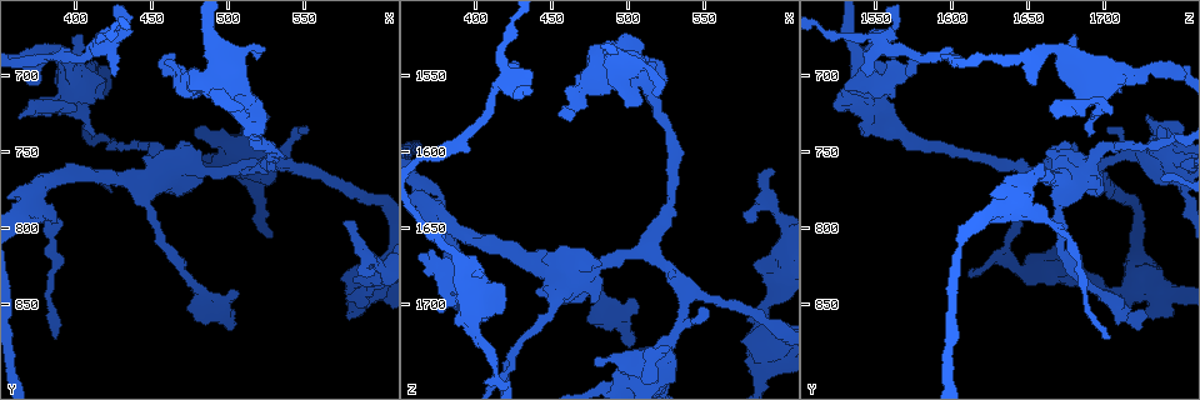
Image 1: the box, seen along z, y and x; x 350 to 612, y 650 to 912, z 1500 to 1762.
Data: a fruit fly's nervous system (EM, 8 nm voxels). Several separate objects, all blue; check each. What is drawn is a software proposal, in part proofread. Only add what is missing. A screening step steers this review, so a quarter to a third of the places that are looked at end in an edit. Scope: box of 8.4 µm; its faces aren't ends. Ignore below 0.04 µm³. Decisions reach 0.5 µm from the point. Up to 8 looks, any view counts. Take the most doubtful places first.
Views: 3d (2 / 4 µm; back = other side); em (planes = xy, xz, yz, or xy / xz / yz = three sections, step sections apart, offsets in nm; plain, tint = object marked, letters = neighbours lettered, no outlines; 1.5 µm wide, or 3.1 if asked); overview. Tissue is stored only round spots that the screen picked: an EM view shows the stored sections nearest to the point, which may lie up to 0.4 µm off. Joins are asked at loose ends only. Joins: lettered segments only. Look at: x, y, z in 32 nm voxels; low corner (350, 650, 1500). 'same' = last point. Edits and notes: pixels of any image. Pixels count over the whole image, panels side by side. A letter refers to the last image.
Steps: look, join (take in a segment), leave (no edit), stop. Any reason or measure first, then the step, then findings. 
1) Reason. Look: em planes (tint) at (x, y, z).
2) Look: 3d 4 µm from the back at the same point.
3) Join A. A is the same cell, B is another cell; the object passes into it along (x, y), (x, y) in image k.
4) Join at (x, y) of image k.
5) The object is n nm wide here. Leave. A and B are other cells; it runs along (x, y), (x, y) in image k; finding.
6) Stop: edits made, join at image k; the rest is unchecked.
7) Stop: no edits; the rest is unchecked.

Free end. Look: 3d 2 µm at (388, 872, 1702).

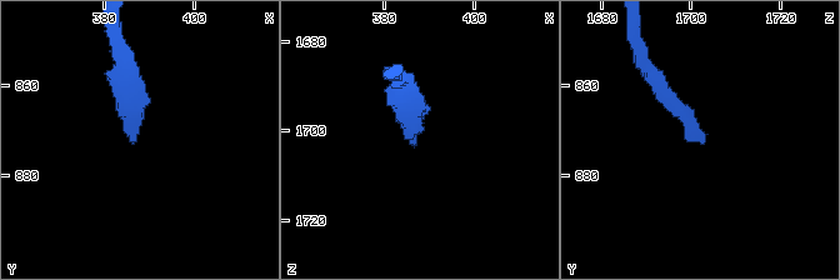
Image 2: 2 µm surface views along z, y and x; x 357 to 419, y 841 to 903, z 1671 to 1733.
Shape alone is not enough. Look: em planes (plain) at (387, 873, 1704).

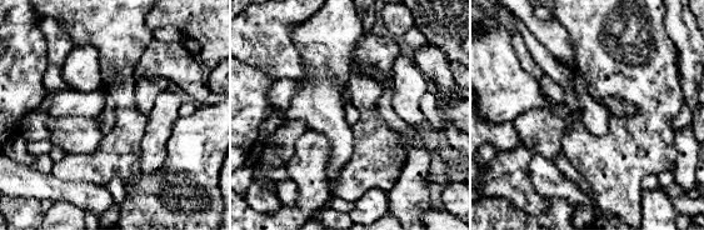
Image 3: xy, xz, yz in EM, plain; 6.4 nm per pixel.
See the neighbours. Look: em planes (letters) at the same point.

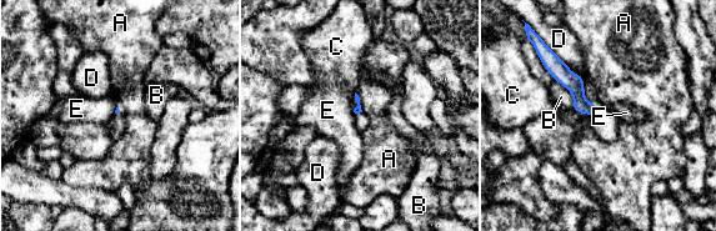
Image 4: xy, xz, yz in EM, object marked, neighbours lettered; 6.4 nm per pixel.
Leave. A, B, C, D and E are other cells; it runs along (552, 60), (591, 111) in image 4; no lettered segment goes on from it.

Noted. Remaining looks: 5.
Look: 3d 2 µm at (406, 674, 1680).

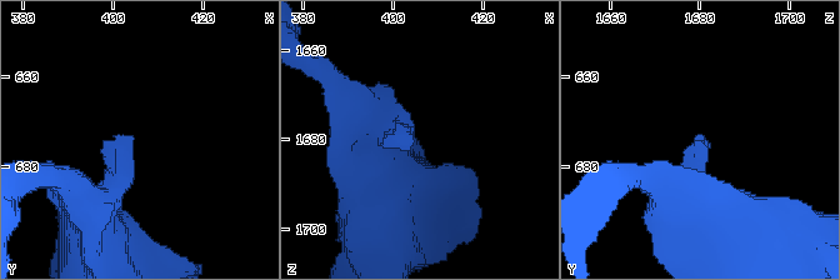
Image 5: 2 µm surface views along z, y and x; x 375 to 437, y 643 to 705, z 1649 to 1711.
Need the tissue. Look: em planes (letters) at (404, 674, 1680).

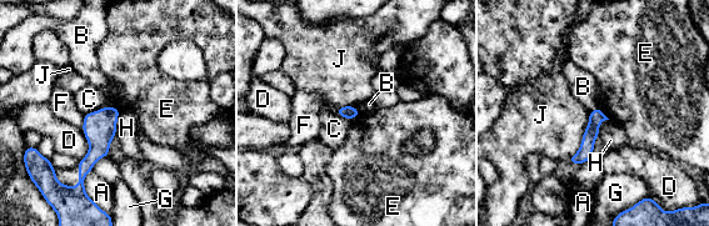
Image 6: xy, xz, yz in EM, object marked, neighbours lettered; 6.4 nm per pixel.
The longest contact is with J, 360 nm. Leave. A, B, C, D, E, F, G, H and J are other cells; a border runs along (120, 112), (114, 136) in image 6; none of them fits.

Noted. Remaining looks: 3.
Thick end. Look: em planes (plain) at (480, 734, 1738).

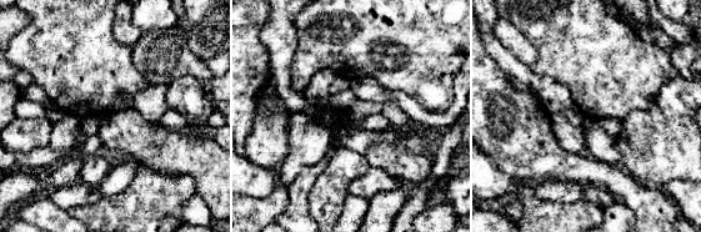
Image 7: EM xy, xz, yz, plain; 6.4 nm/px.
Look: em planes (tint) at the same point.

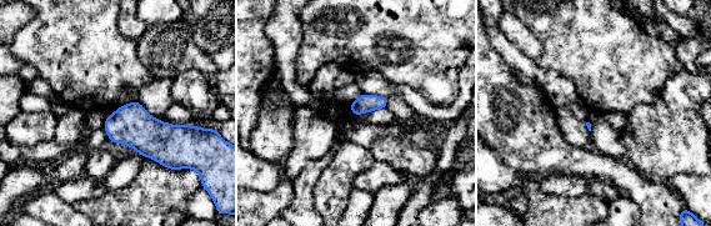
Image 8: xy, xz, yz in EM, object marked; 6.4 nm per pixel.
What lies round it. Look: em planes (letters) at the same point.

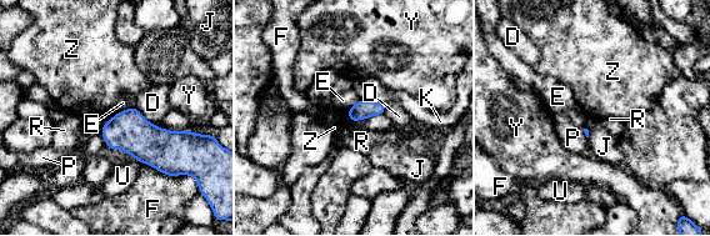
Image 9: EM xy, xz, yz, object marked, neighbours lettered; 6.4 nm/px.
Leave. D, E, F, J, K, P, R, U, Y and Z are other cells; a border runs along (345, 111), (353, 121), (371, 116) in image 9; none of them fits.

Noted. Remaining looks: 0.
Stop: no edits; the rest is unchecked.

